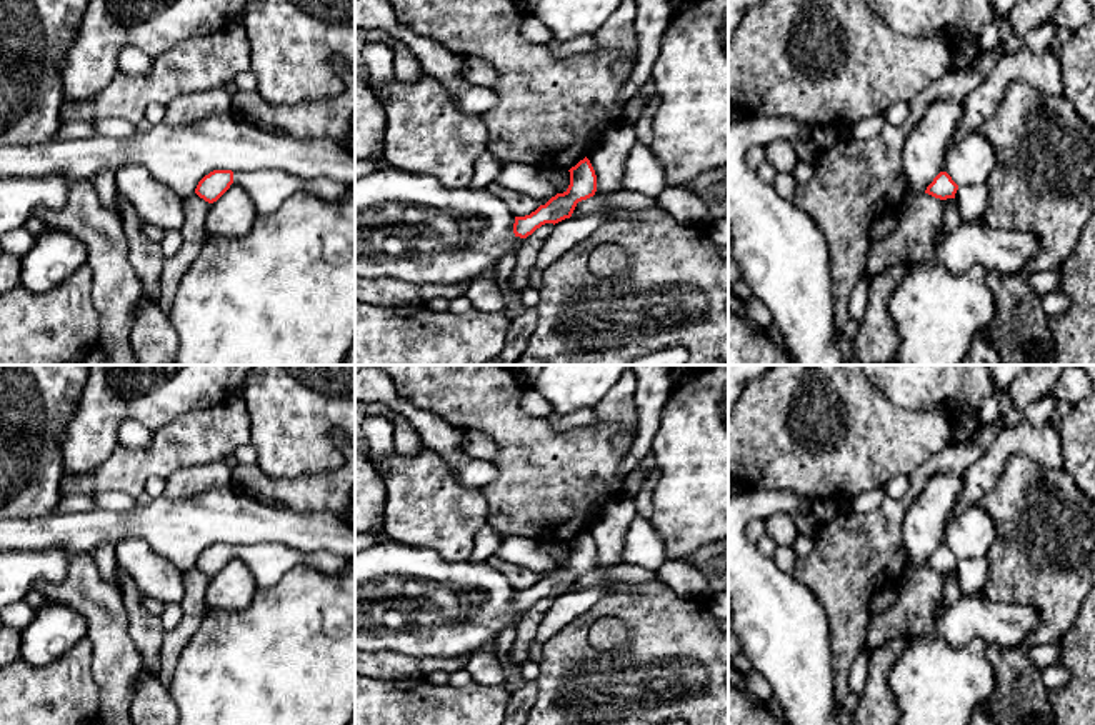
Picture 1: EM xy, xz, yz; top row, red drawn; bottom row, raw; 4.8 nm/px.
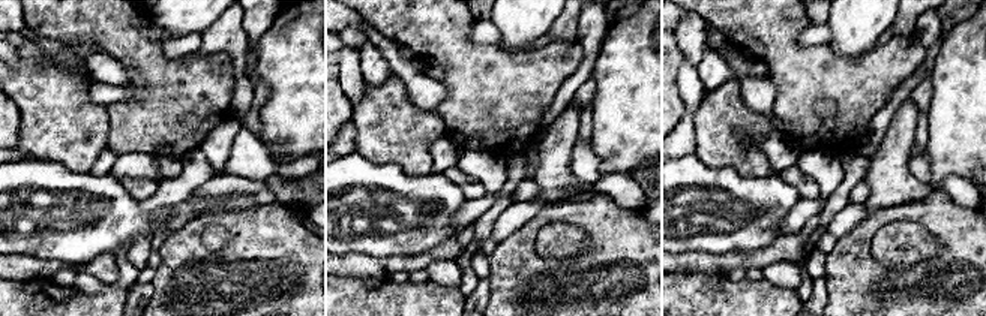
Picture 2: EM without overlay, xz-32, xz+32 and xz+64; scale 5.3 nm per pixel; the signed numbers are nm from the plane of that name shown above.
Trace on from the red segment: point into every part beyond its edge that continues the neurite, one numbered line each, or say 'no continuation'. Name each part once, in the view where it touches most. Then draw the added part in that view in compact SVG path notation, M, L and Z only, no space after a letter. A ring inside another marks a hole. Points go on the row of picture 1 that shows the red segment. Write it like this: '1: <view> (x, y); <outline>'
no continuation

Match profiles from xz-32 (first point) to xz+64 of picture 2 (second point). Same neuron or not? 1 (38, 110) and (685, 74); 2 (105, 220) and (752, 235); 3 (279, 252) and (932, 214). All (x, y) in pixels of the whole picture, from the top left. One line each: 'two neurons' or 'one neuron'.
1: two neurons
2: one neuron
3: one neuron

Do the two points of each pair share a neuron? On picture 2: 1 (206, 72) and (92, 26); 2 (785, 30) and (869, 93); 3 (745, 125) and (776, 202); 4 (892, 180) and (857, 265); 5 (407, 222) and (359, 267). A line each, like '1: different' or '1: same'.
1: same
2: same
3: different
4: different
5: different

